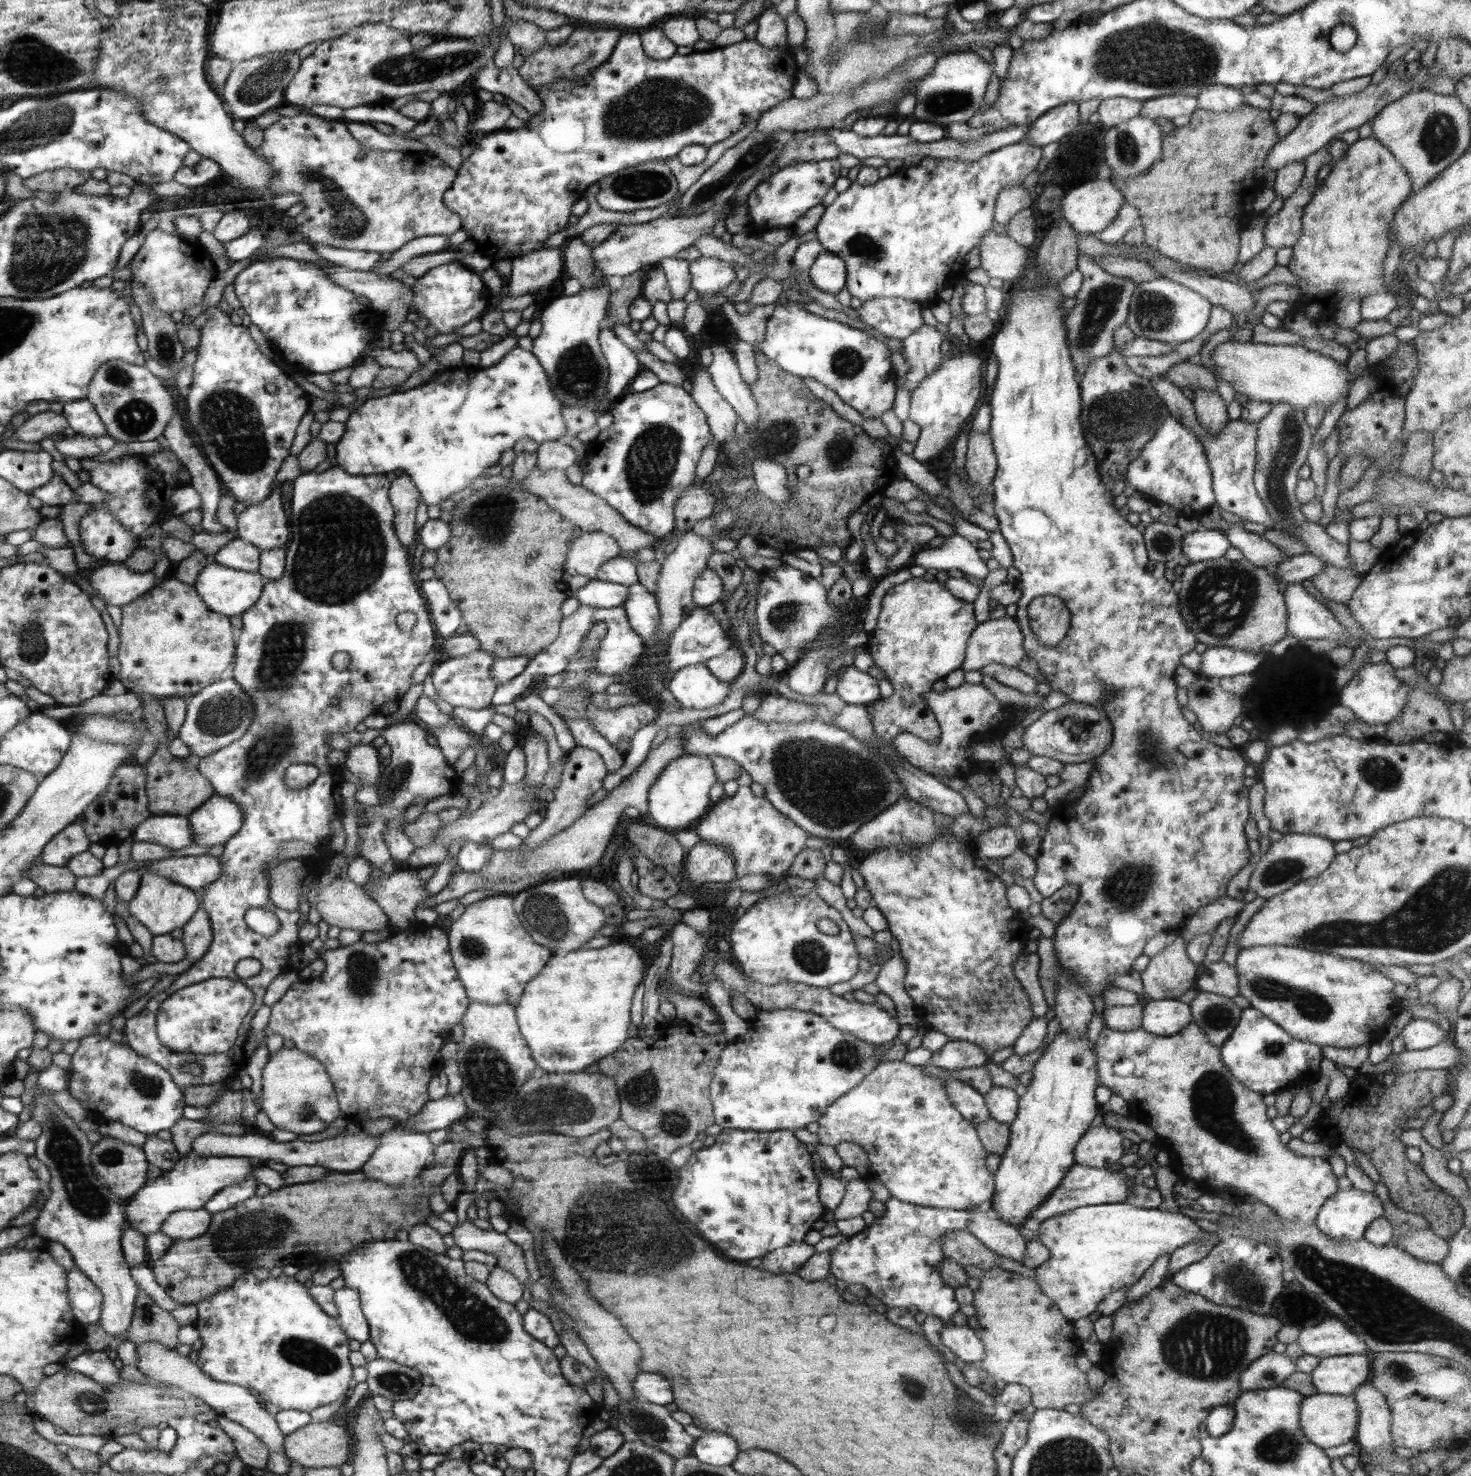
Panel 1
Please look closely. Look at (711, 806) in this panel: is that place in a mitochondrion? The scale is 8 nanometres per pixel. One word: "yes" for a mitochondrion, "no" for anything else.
no

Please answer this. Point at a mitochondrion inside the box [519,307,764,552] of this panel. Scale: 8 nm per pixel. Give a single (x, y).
(650, 462)

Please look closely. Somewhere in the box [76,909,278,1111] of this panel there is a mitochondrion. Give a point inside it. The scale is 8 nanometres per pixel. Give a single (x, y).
(148, 1087)

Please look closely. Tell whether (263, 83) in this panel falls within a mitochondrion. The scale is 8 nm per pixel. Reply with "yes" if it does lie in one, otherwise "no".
yes

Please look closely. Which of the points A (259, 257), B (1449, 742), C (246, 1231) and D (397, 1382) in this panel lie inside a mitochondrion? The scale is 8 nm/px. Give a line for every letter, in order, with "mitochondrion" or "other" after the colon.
A: other
B: other
C: mitochondrion
D: mitochondrion

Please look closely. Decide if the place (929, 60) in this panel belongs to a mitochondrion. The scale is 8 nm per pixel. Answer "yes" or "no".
no

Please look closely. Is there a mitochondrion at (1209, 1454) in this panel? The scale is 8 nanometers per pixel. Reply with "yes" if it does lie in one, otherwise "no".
no

